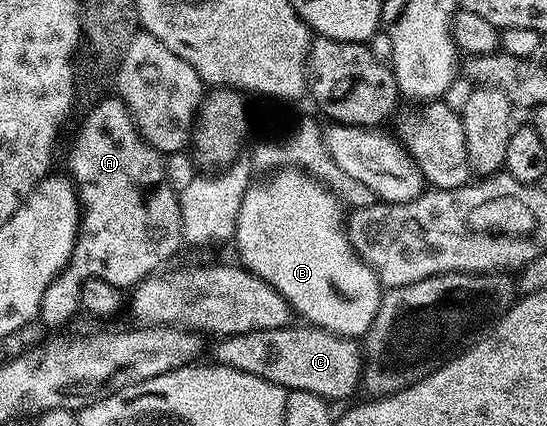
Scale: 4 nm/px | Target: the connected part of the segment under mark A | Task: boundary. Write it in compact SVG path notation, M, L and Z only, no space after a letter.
M109 96L85 116L68 150L68 170L80 196L80 235L76 237L76 247L70 260L50 288L46 288L46 296L42 296L38 318L48 326L64 326L75 316L76 310L78 314L82 284L86 280L97 278L113 284L125 282L128 288L135 287L137 282L143 282L148 275L157 273L163 267L160 266L163 262L170 261L179 252L180 242L184 238L180 199L171 186L165 155L141 136L132 113L119 98Z

